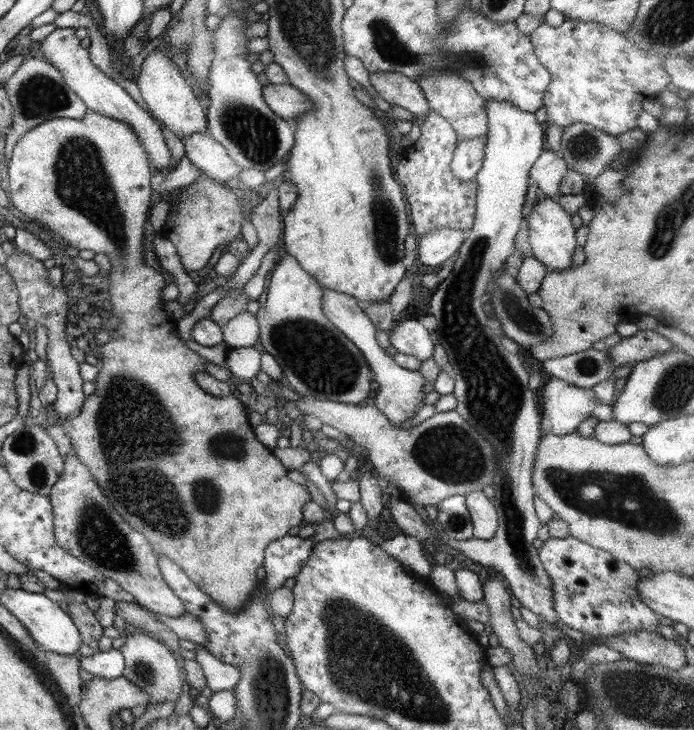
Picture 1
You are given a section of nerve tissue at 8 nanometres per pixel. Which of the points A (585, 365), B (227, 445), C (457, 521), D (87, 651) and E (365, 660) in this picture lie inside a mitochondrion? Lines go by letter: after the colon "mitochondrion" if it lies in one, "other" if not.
A: mitochondrion
B: mitochondrion
C: mitochondrion
D: other
E: mitochondrion

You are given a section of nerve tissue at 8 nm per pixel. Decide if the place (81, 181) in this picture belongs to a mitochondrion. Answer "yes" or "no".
yes

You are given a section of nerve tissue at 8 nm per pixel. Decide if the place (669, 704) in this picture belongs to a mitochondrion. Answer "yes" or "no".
yes

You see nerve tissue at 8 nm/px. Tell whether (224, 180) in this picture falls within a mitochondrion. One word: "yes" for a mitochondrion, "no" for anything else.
no

